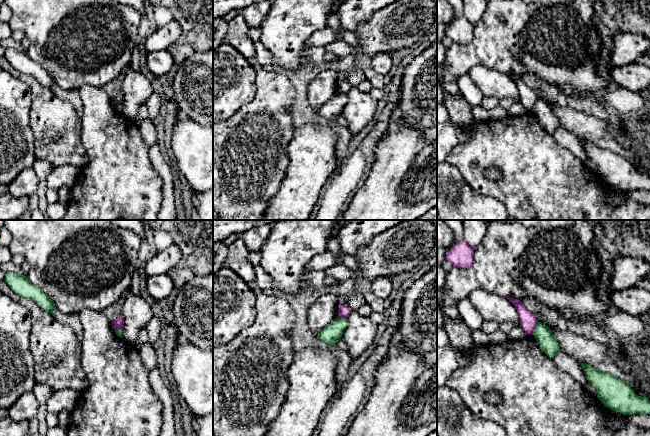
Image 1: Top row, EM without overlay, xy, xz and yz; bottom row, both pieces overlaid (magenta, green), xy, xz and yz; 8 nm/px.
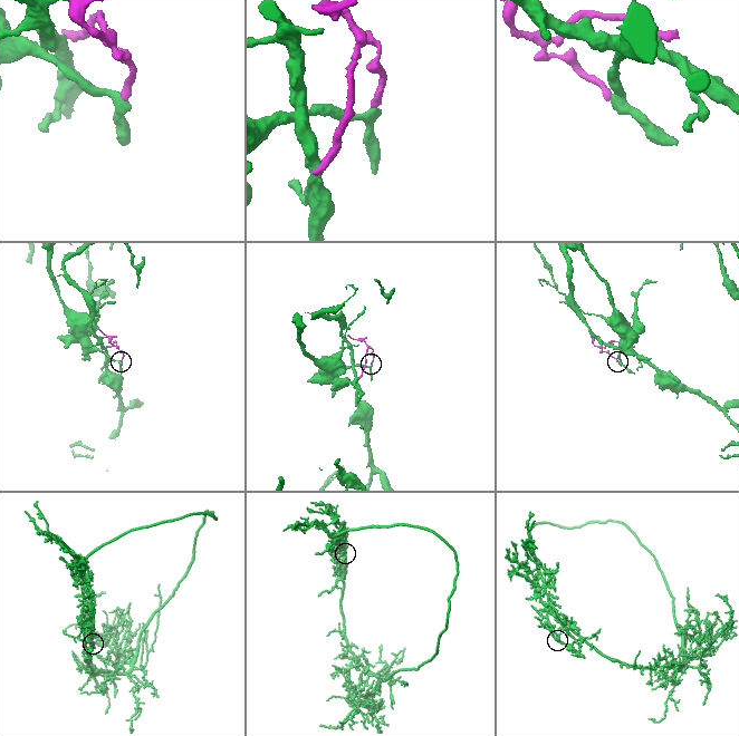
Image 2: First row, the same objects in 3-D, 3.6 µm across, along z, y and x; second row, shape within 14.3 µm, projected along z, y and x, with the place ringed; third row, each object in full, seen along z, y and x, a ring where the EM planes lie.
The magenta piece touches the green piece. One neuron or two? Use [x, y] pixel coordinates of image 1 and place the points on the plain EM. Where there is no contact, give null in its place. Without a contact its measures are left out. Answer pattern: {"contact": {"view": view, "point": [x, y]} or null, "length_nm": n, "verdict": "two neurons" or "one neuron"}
{"contact": {"view": "yz", "point": [534, 103]}, "length_nm": 110, "verdict": "two neurons"}

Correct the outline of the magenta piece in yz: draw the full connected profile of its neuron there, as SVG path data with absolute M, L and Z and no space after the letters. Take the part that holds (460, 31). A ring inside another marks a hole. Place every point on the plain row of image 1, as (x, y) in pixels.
M462 16L454 21L446 30L445 36L459 44L469 44L472 41L474 26Z

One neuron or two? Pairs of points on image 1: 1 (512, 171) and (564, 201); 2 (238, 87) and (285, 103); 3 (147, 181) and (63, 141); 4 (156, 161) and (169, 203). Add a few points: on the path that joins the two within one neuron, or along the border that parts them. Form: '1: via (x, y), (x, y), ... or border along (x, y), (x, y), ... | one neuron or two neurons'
1: via (525, 172), (530, 172), (551, 193) | one neuron
2: border along (255, 69), (255, 95), (239, 109) | two neurons
3: border along (81, 129), (87, 163), (80, 170) | two neurons
4: via (164, 171), (168, 178), (168, 193) | one neuron

